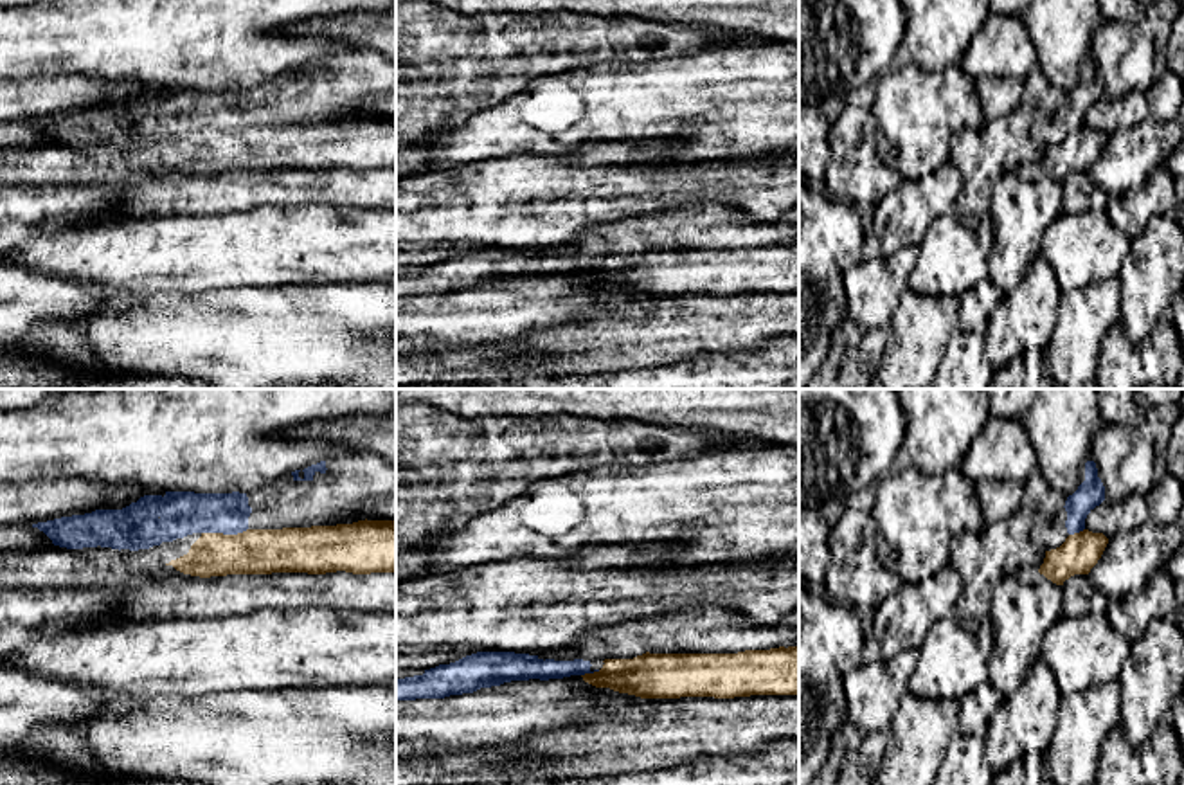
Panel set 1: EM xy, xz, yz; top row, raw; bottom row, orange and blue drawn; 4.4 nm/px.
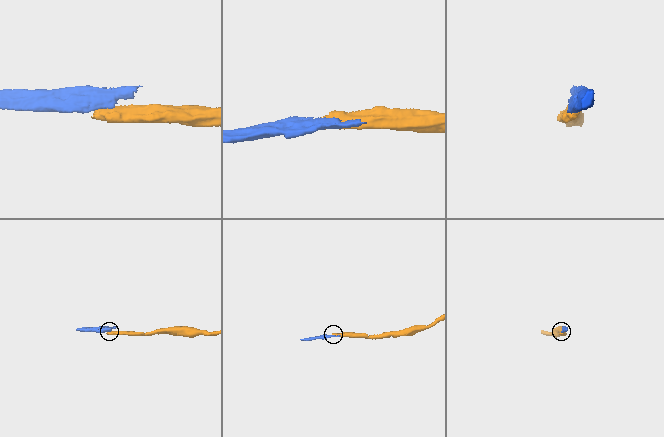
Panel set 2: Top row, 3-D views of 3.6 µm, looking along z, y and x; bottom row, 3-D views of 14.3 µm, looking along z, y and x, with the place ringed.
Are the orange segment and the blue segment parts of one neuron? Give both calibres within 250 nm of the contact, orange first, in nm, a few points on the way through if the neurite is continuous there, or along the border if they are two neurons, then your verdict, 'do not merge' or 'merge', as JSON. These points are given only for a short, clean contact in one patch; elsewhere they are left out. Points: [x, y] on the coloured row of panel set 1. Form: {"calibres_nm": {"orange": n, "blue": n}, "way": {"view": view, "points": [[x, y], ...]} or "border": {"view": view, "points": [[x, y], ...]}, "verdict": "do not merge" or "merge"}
{"calibres_nm": {"orange": 200, "blue": 200}, "border": {"view": "xy", "points": [[247, 528], [236, 533], [202, 533]]}, "verdict": "do not merge"}

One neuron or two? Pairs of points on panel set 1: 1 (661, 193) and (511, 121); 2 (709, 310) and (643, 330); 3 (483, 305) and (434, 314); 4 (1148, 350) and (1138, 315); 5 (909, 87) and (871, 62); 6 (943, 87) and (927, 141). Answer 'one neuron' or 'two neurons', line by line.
1: two neurons
2: one neuron
3: one neuron
4: two neurons
5: two neurons
6: one neuron

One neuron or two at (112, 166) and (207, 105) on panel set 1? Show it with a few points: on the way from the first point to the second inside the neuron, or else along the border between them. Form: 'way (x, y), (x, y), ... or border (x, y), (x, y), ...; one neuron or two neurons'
border (132, 146), (135, 148); two neurons

